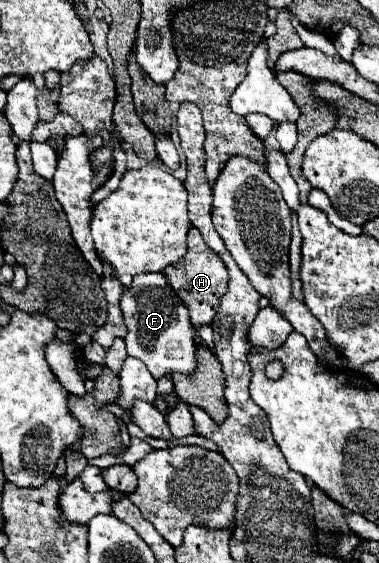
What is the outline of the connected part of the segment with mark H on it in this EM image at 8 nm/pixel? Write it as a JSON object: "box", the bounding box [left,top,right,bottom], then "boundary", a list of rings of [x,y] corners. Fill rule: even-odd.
{"box":[165,227,227,327],"boundary":[[[191,227],[189,229],[189,249],[187,255],[169,265],[165,271],[165,277],[169,281],[169,285],[175,289],[175,293],[179,293],[179,297],[185,301],[189,313],[191,313],[191,323],[195,327],[201,325],[209,325],[217,313],[219,307],[219,299],[227,293],[227,269],[223,265],[223,261],[211,251],[211,247],[203,241],[201,233]]]}

